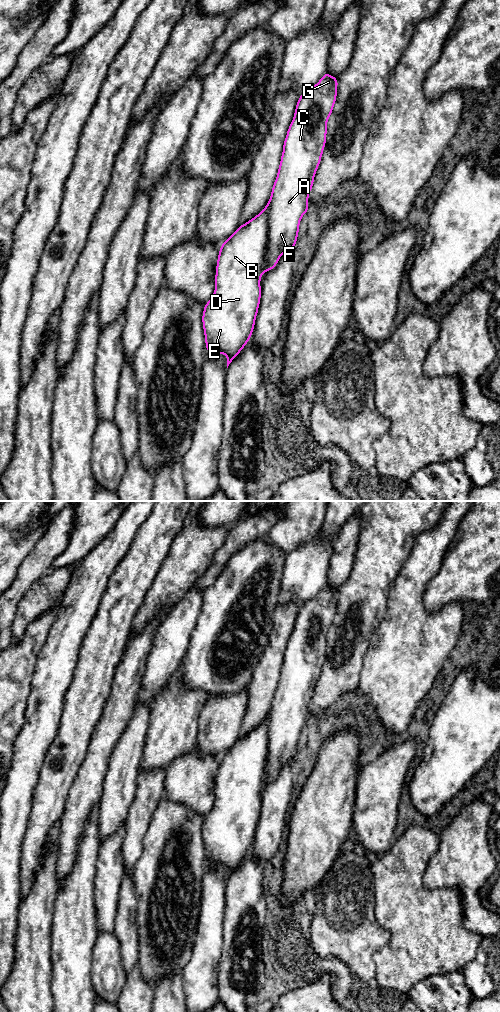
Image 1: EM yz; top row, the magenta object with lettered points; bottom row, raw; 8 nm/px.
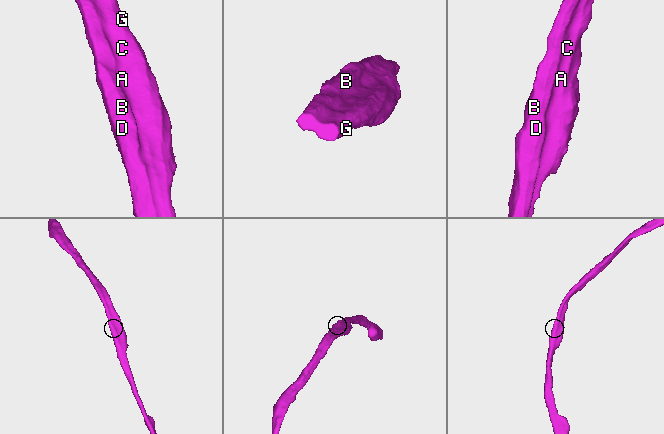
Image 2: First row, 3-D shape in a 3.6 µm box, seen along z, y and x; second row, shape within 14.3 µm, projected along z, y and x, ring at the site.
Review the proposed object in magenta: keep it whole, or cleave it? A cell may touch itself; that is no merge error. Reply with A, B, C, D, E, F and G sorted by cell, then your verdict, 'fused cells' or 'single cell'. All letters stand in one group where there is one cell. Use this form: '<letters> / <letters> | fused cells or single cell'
A C F G / B D E | fused cells

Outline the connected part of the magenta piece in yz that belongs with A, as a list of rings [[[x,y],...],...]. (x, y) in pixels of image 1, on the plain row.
[[[326,583],[318,595],[306,601],[297,613],[269,711],[268,754],[263,785],[274,781],[284,764],[294,762],[302,728],[310,723],[308,710],[326,657],[327,633],[337,611],[337,599],[338,590]]]

